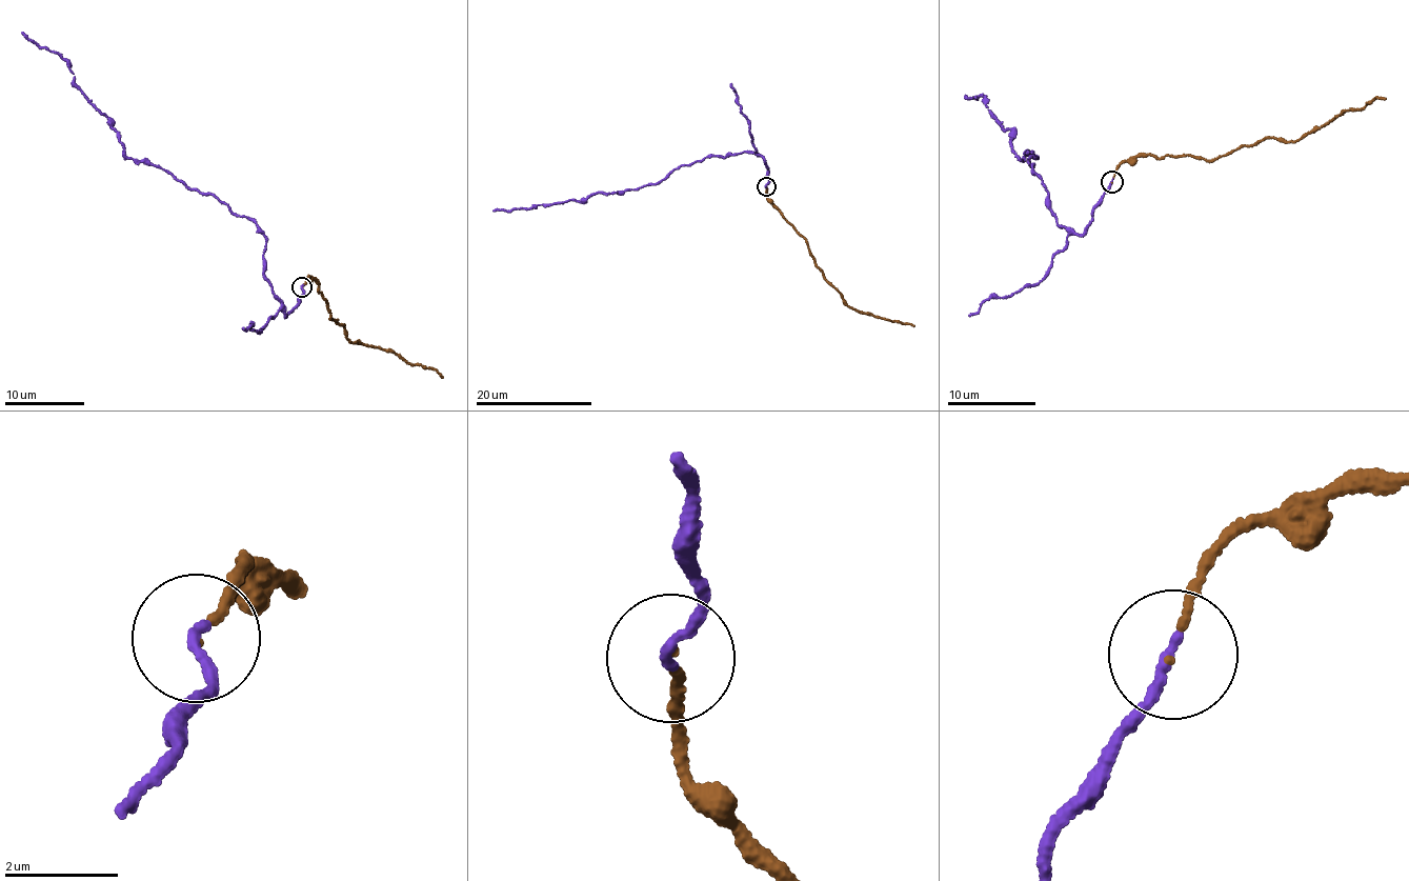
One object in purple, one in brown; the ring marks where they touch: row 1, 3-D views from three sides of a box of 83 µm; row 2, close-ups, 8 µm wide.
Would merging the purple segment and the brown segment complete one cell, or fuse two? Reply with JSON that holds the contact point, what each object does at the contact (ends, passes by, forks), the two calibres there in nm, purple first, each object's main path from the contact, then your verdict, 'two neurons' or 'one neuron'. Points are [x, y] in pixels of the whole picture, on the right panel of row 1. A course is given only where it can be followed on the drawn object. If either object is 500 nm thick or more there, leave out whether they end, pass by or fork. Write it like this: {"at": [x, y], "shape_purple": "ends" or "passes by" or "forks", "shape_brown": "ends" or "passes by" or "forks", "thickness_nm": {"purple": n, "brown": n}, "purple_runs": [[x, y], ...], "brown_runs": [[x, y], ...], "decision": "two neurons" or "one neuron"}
{"at": [1112, 181], "shape_purple": "ends", "shape_brown": "ends", "thickness_nm": {"purple": 180, "brown": 100}, "purple_runs": [[1111, 180], [1082, 234], [1058, 223], [1043, 178], [1027, 162], [1037, 156], [1021, 159], [983, 97], [966, 95]], "brown_runs": [[1111, 182], [1116, 166], [1134, 157], [1216, 159], [1266, 138], [1296, 139], [1345, 109], [1386, 99]], "decision": "one neuron"}

